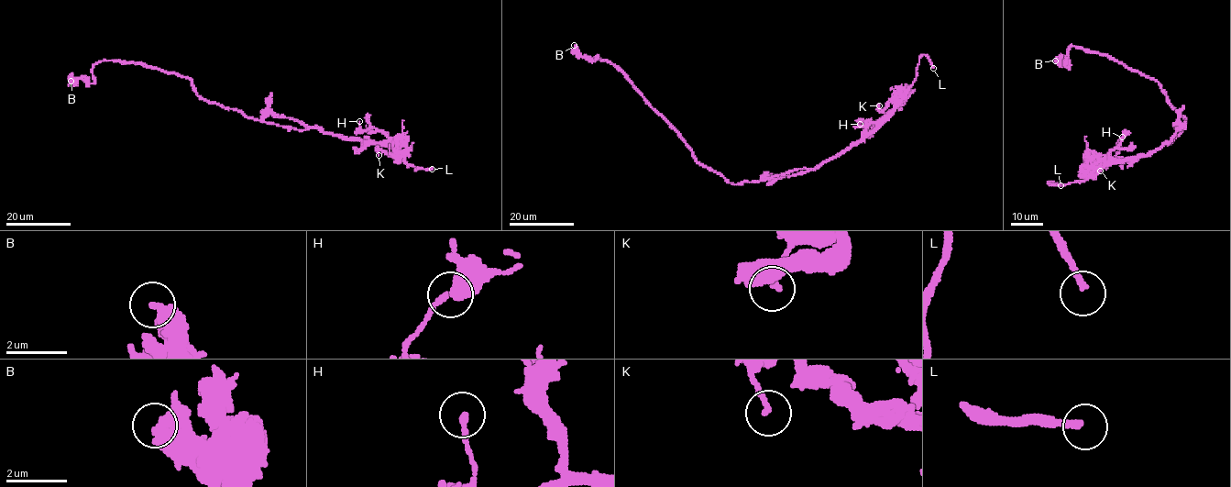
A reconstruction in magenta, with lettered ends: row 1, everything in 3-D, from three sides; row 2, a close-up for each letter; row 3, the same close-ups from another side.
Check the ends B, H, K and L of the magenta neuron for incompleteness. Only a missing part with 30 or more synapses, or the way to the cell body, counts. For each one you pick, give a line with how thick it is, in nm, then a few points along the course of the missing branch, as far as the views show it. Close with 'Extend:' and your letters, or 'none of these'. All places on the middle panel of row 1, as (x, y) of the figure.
L: calibre 220 nm; course (933, 68), (938, 84)
Extend: L

